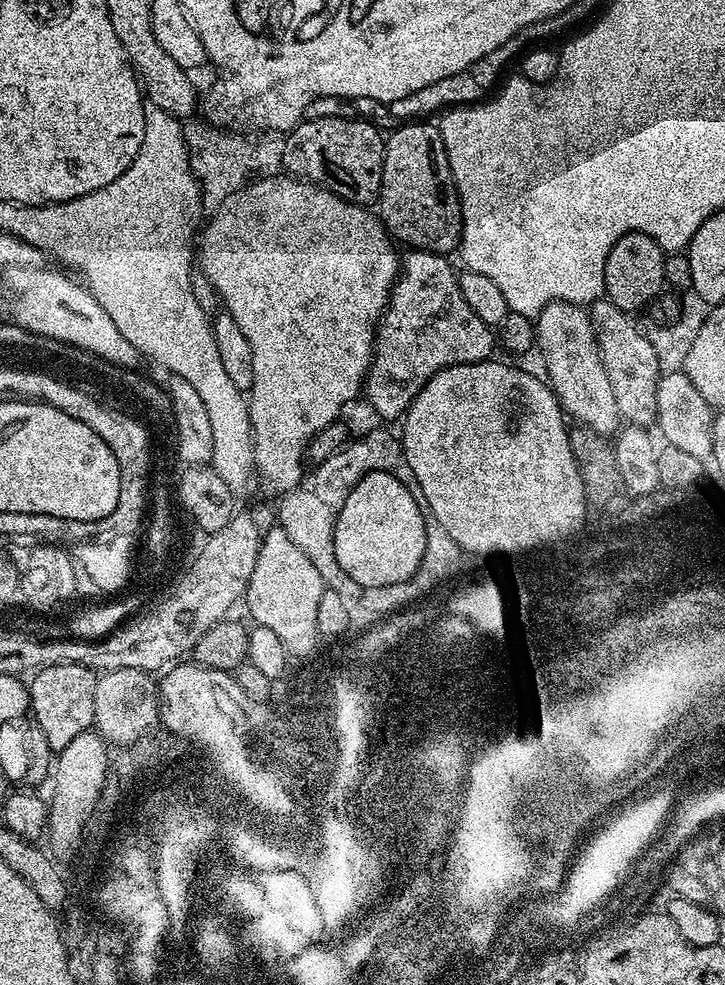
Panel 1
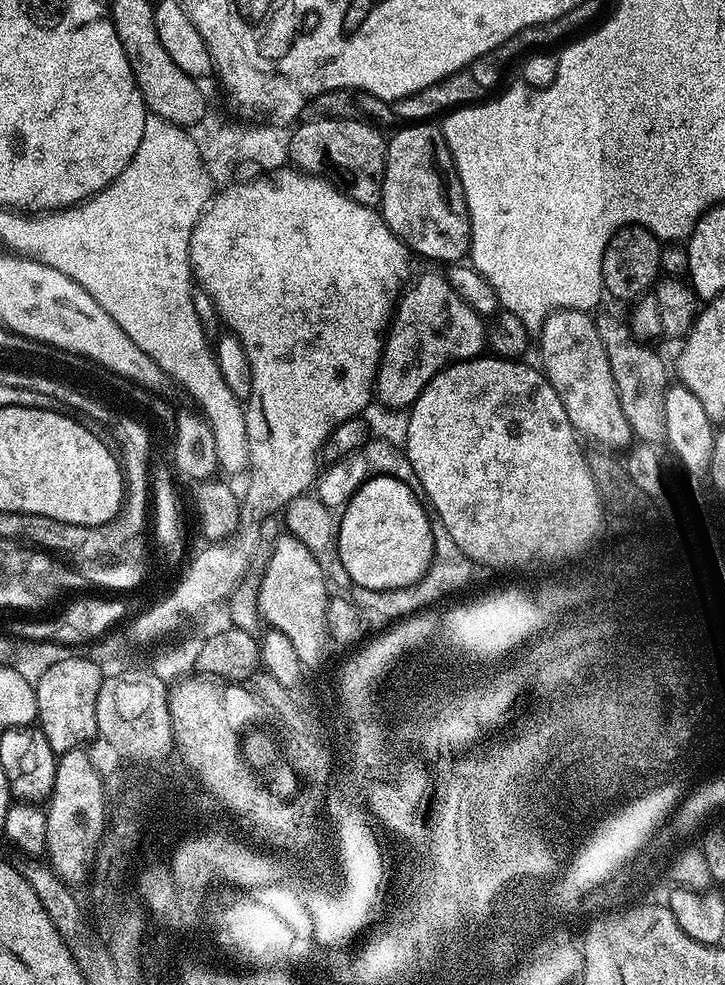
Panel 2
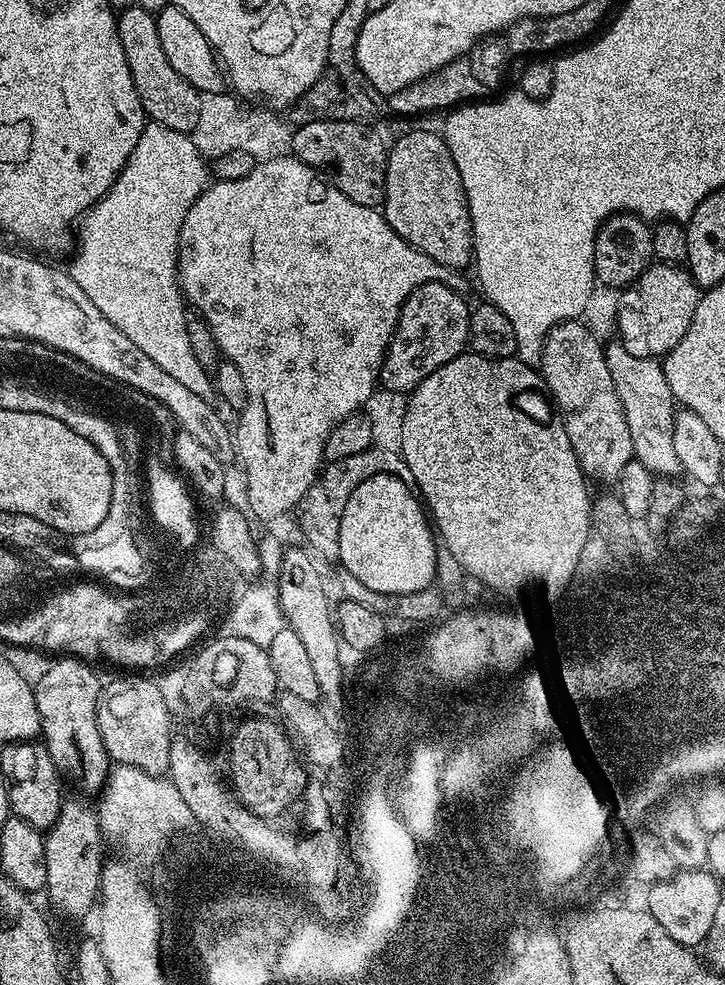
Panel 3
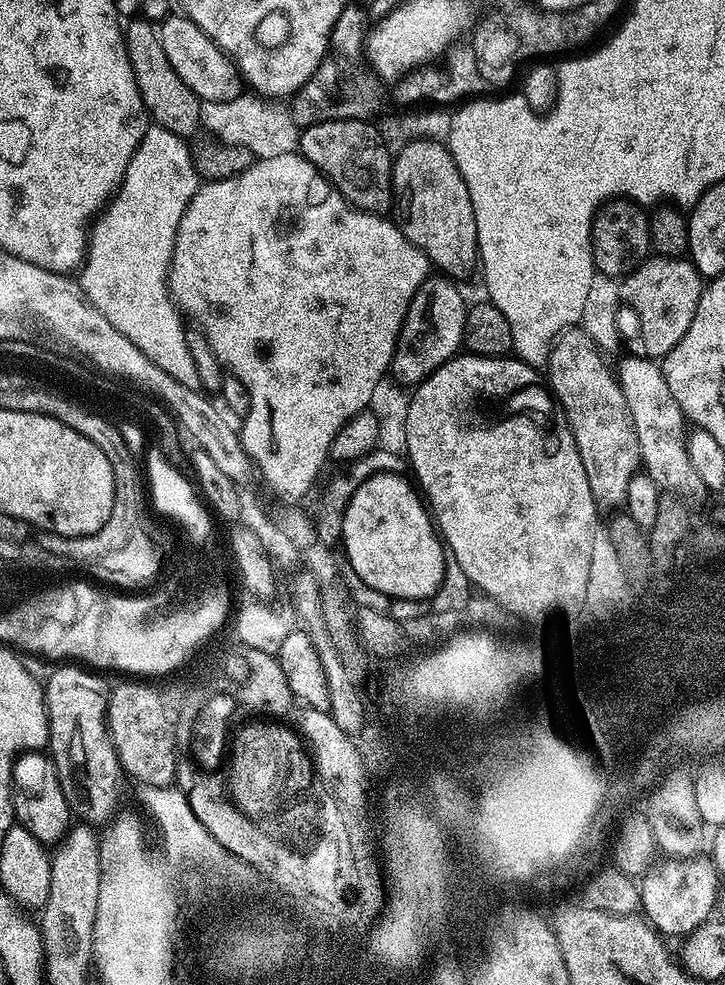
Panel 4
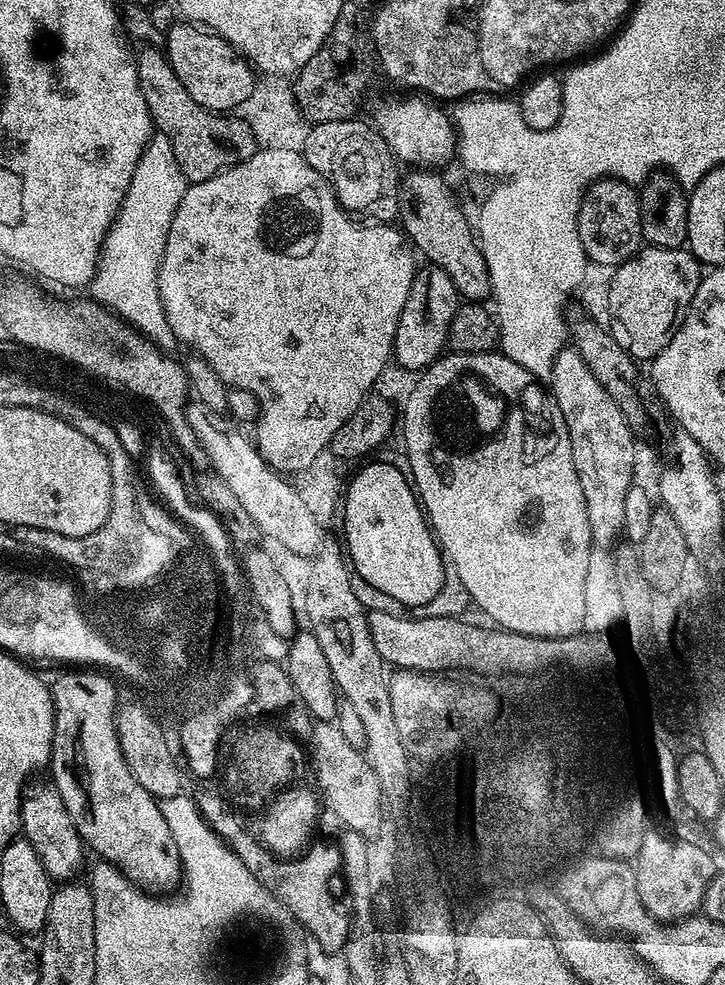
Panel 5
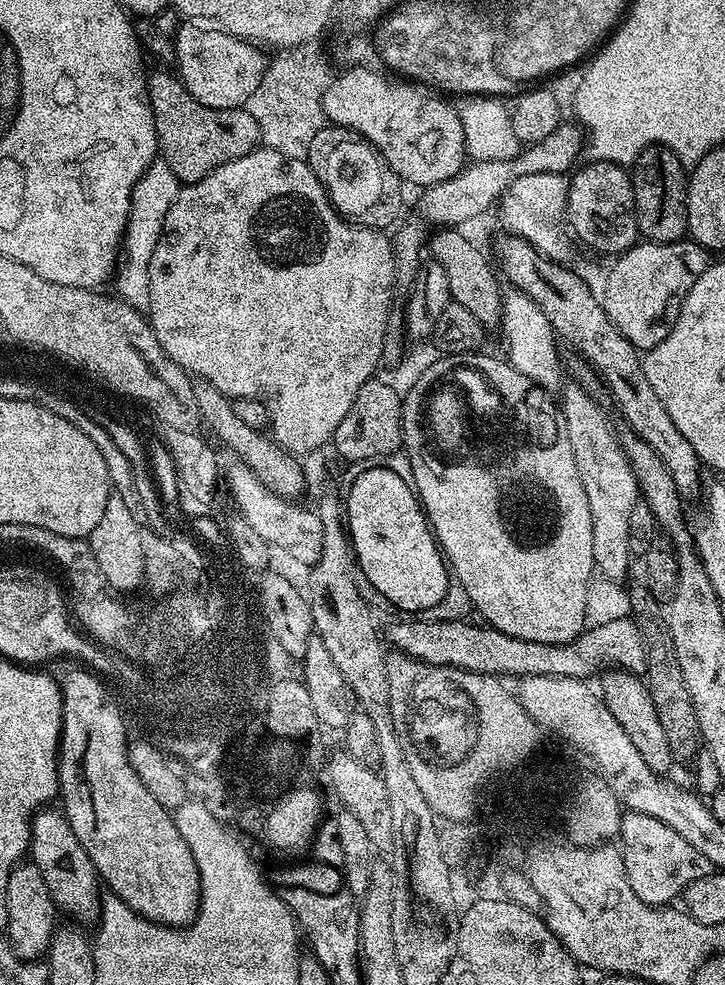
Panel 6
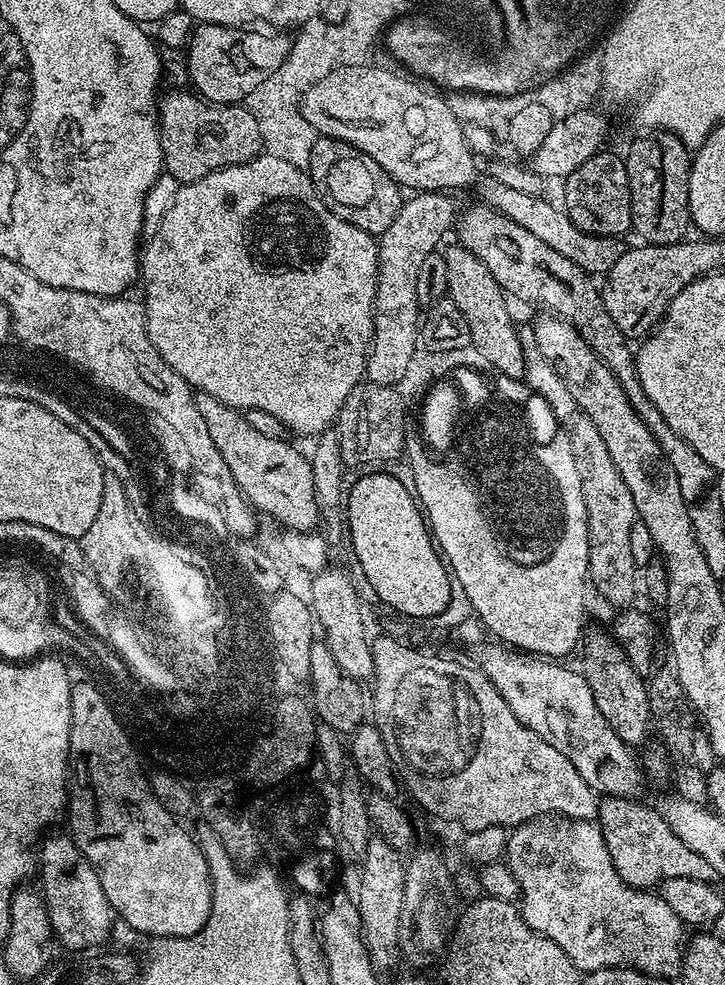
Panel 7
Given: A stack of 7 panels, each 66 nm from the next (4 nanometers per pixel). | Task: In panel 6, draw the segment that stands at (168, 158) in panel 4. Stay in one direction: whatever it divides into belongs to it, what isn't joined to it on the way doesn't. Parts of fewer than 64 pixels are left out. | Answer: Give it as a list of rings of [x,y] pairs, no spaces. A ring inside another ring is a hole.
[[[163,158],[152,161],[152,165],[146,170],[146,174],[141,178],[136,187],[132,190],[132,205],[128,215],[128,225],[124,231],[124,242],[122,245],[122,255],[118,260],[118,267],[114,273],[115,291],[119,299],[125,300],[130,306],[141,310],[147,309],[150,286],[148,285],[148,271],[150,270],[150,258],[154,254],[154,246],[164,229],[166,214],[174,202],[174,198],[180,193],[182,185],[166,166]]]

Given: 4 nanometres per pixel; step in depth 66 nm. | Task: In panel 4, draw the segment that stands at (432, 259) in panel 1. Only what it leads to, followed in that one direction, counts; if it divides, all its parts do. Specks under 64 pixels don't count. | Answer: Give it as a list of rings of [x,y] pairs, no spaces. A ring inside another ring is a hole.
[[[443,274],[429,275],[418,286],[406,318],[400,327],[400,337],[392,355],[391,375],[401,385],[415,386],[428,377],[438,366],[451,360],[461,351],[464,342],[466,303],[464,296],[449,277]]]

